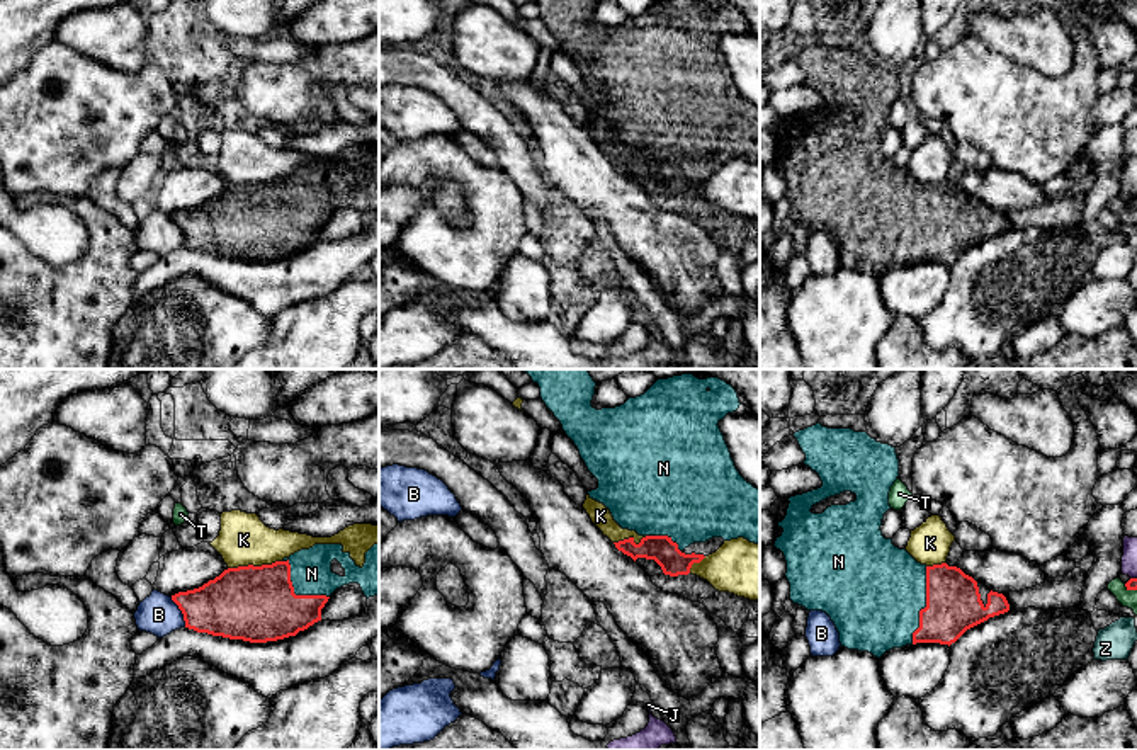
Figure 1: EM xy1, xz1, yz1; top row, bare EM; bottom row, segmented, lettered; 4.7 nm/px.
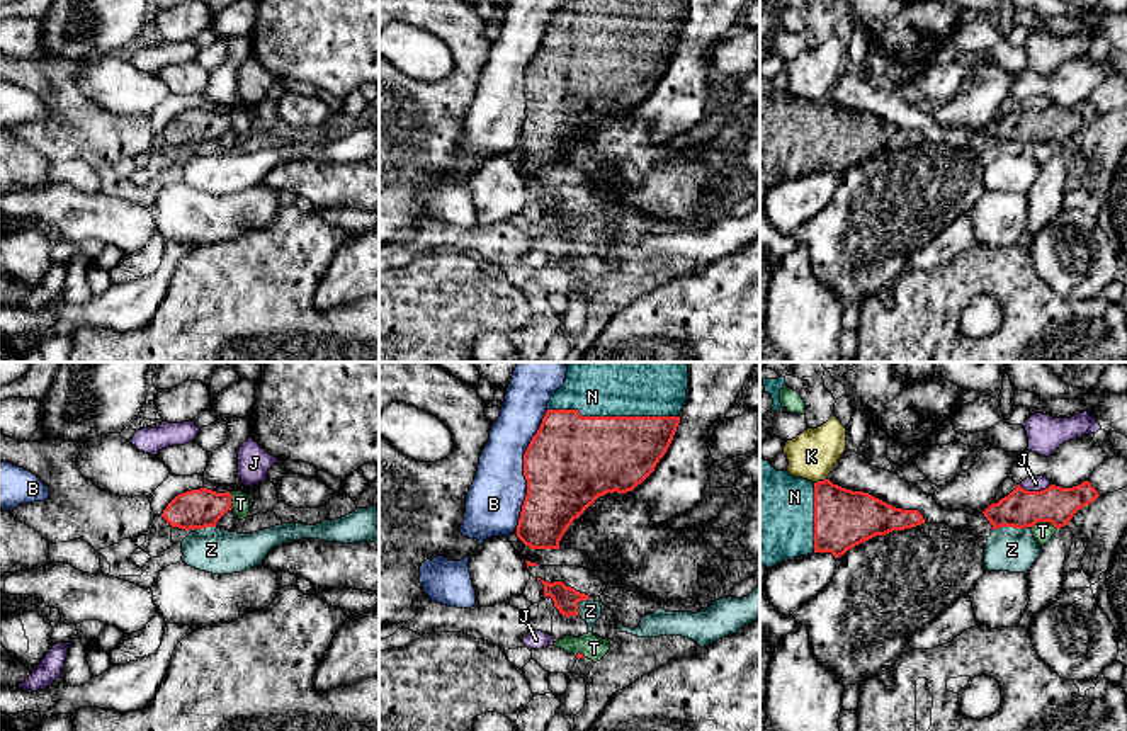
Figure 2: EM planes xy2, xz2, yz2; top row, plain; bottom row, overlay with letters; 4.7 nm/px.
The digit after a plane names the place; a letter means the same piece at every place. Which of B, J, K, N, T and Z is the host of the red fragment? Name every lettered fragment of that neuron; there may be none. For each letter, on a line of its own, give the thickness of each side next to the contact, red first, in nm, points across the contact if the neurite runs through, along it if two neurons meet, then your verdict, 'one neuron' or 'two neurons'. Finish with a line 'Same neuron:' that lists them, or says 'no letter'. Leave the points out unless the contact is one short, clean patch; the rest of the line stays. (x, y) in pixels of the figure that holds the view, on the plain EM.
B: 420 nm thick on the red side, 260 nm on the other; two neurons
J: 180 nm thick on the red side, 80 nm on the other; border along yz2 (1019, 104), (1027, 109), (1044, 109), (1051, 104); two neurons
K: 360 nm thick on the red side, 240 nm on the other; two neurons
N: 400 nm thick on the red side, 180 nm on the other; one neuron
T: 180 nm thick on the red side, 100 nm on the other; border along yz2 (1032, 145), (1049, 141), (1056, 148); two neurons
Z: 180 nm thick on the red side, 220 nm on the other; border along yz2 (1024, 147), (998, 147), (995, 150); two neurons
Same neuron: N

